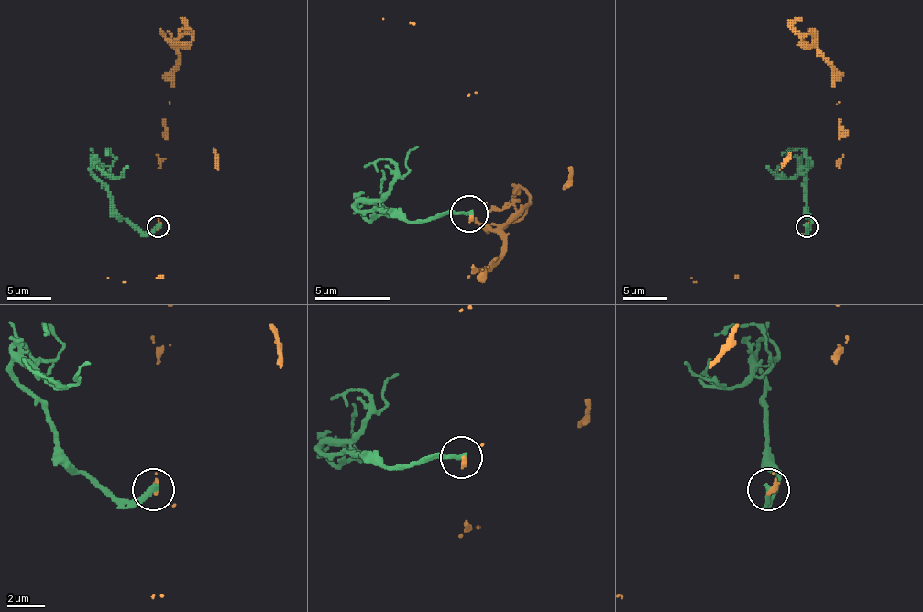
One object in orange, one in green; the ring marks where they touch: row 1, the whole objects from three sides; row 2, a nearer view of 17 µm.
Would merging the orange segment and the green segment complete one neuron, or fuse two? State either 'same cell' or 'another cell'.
another cell

